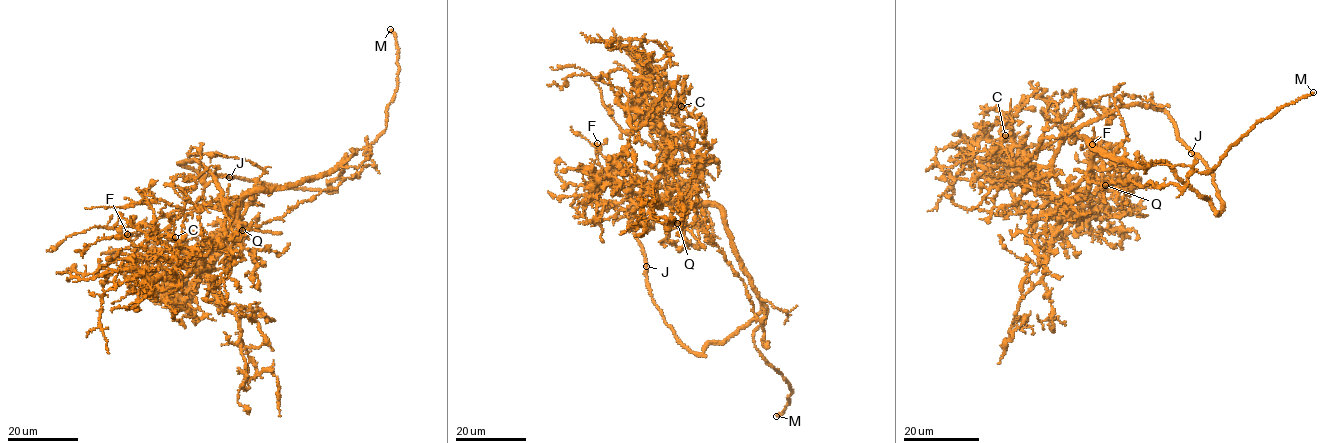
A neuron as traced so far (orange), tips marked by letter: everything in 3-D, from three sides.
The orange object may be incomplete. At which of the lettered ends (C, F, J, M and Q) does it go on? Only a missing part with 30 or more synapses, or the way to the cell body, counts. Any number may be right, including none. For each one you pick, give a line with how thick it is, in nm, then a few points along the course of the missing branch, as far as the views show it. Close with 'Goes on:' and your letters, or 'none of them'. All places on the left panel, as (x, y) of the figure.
C: 200 nm thick
M: 360 nm thick; missing branch runs (390, 29), (363, 14), (315, 6), (312, 10)
Goes on: C, M

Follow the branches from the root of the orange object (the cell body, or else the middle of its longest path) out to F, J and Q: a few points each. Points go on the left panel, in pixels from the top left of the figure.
F: (247, 195), (240, 204), (240, 218), (216, 206), (175, 210), (157, 217), (148, 230), (130, 236), (127, 234)
J: (247, 195), (240, 218), (205, 205), (204, 186), (187, 177), (219, 167), (214, 176), (179, 163), (229, 177)
Q: (247, 195), (238, 214), (242, 217), (242, 230)

